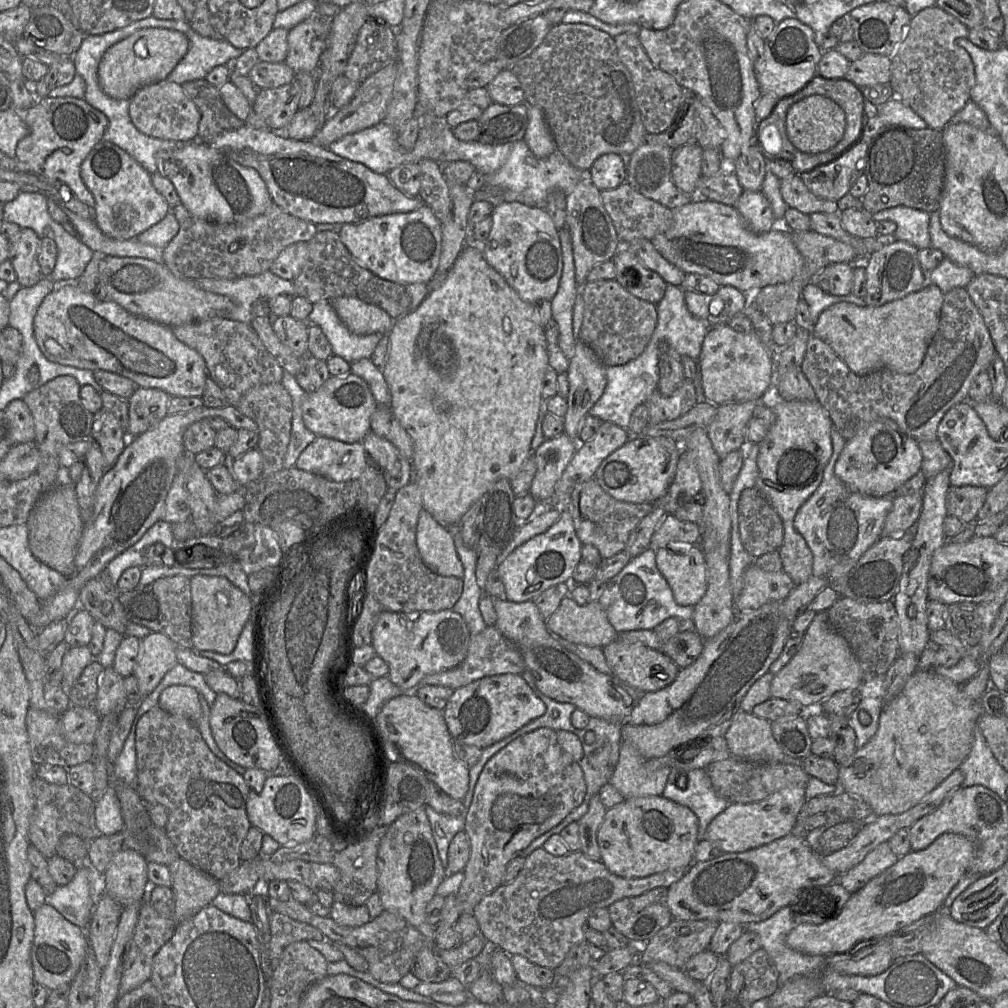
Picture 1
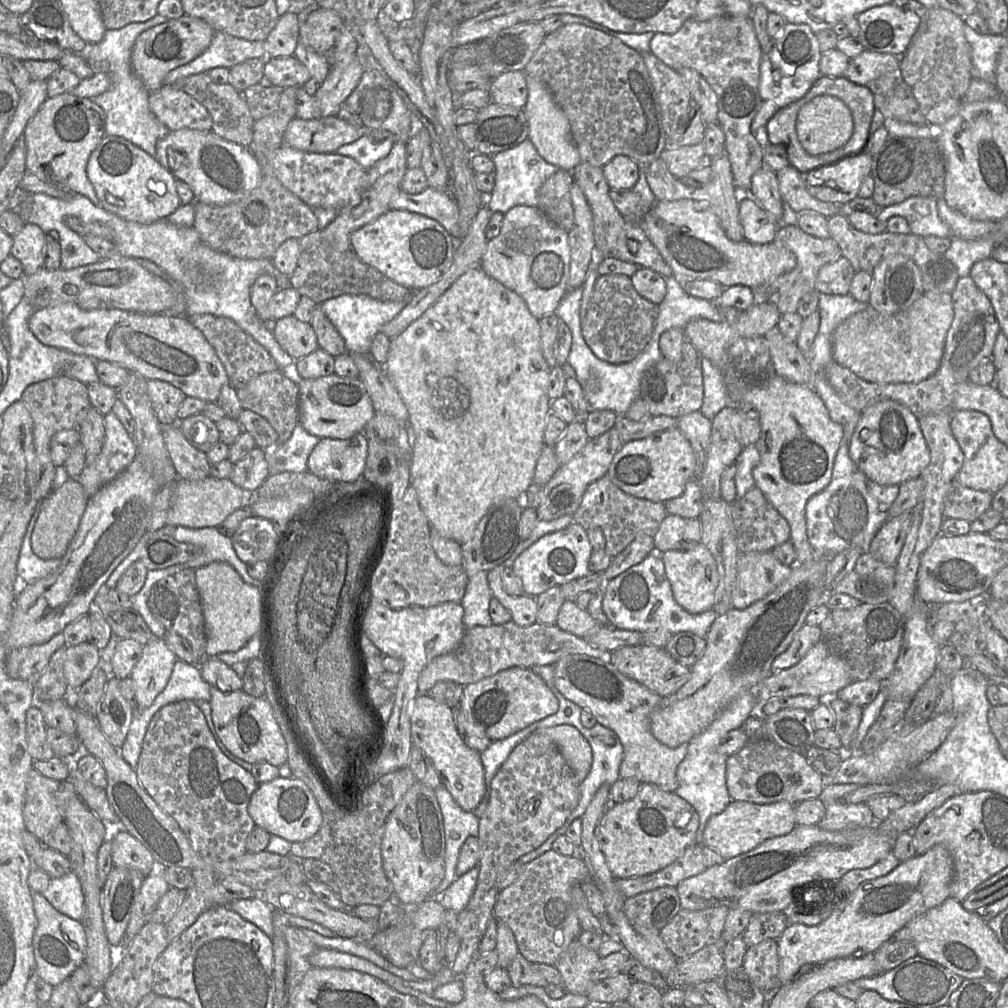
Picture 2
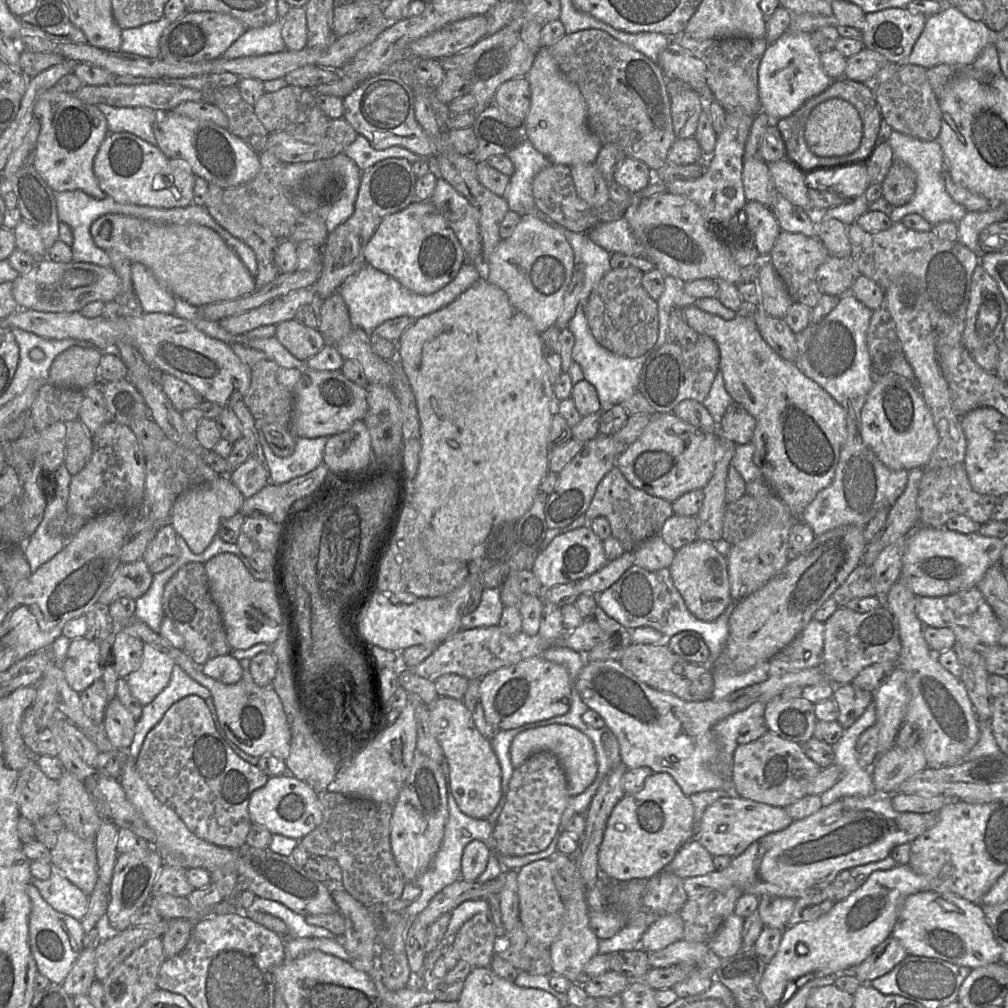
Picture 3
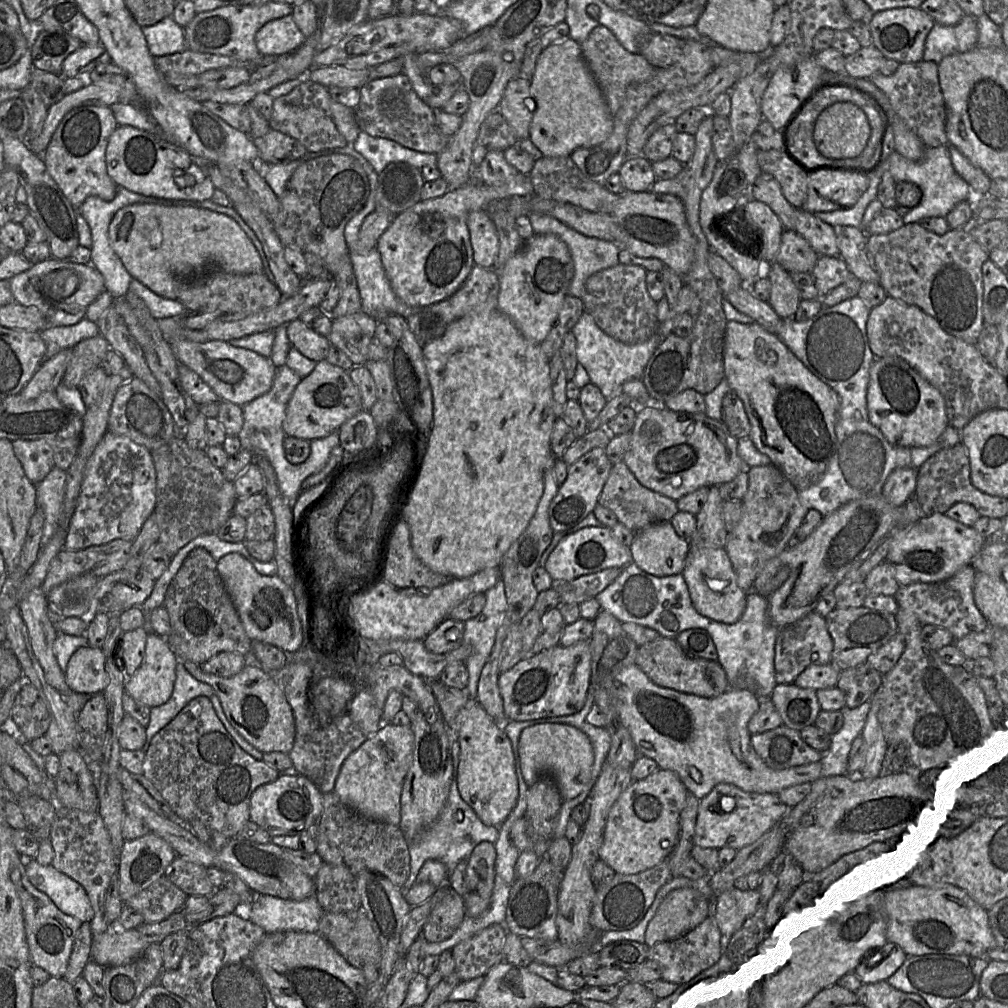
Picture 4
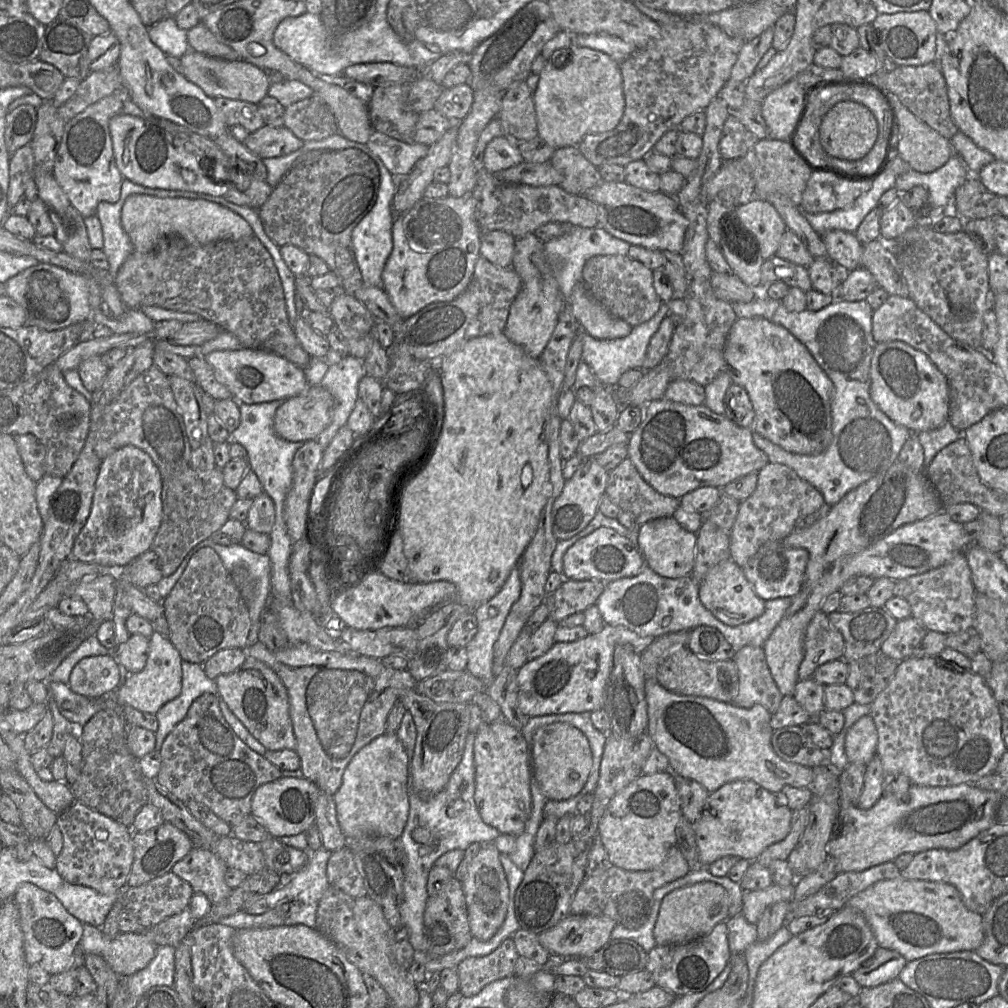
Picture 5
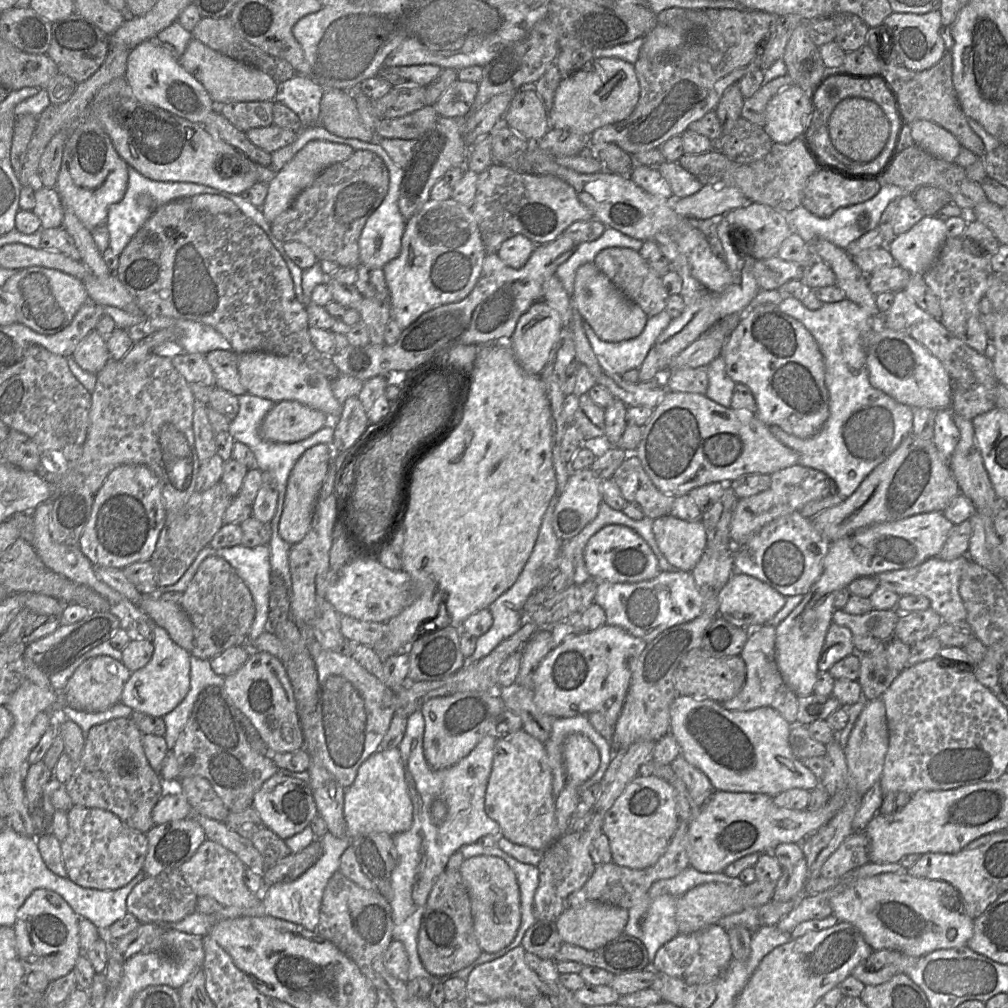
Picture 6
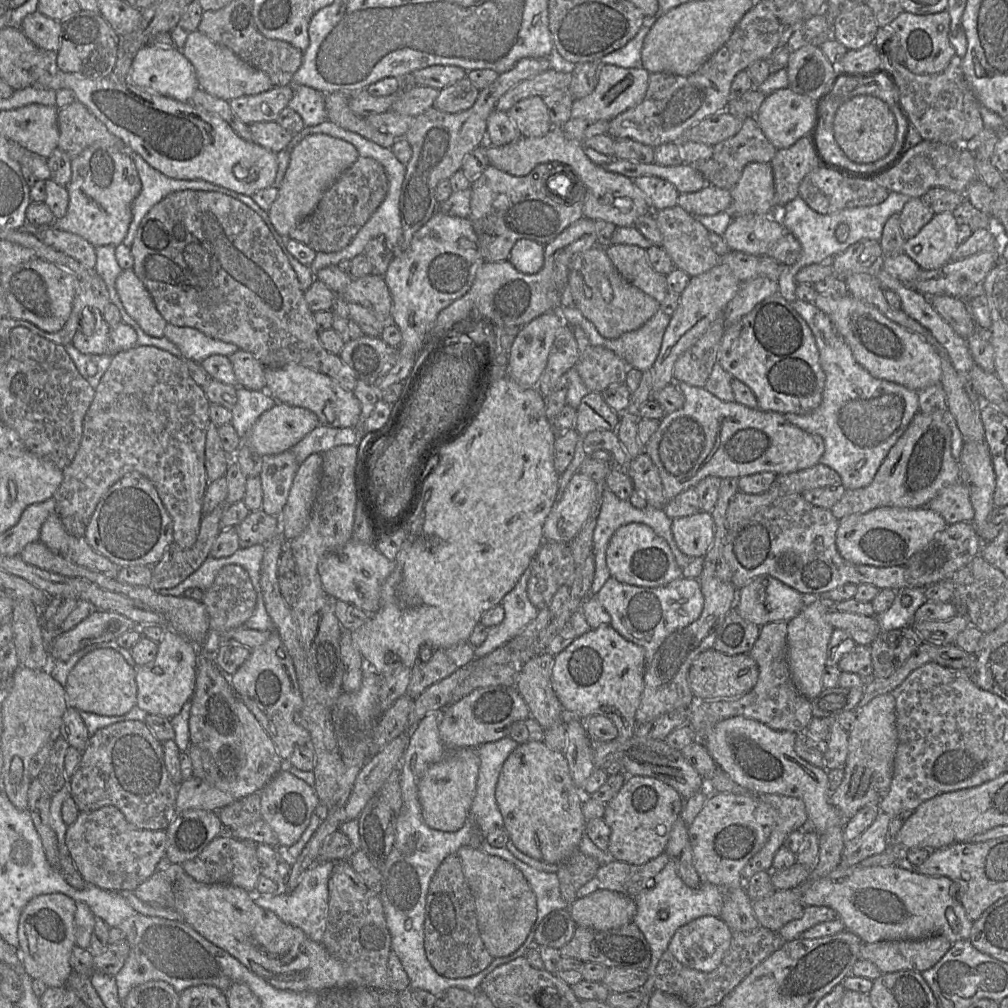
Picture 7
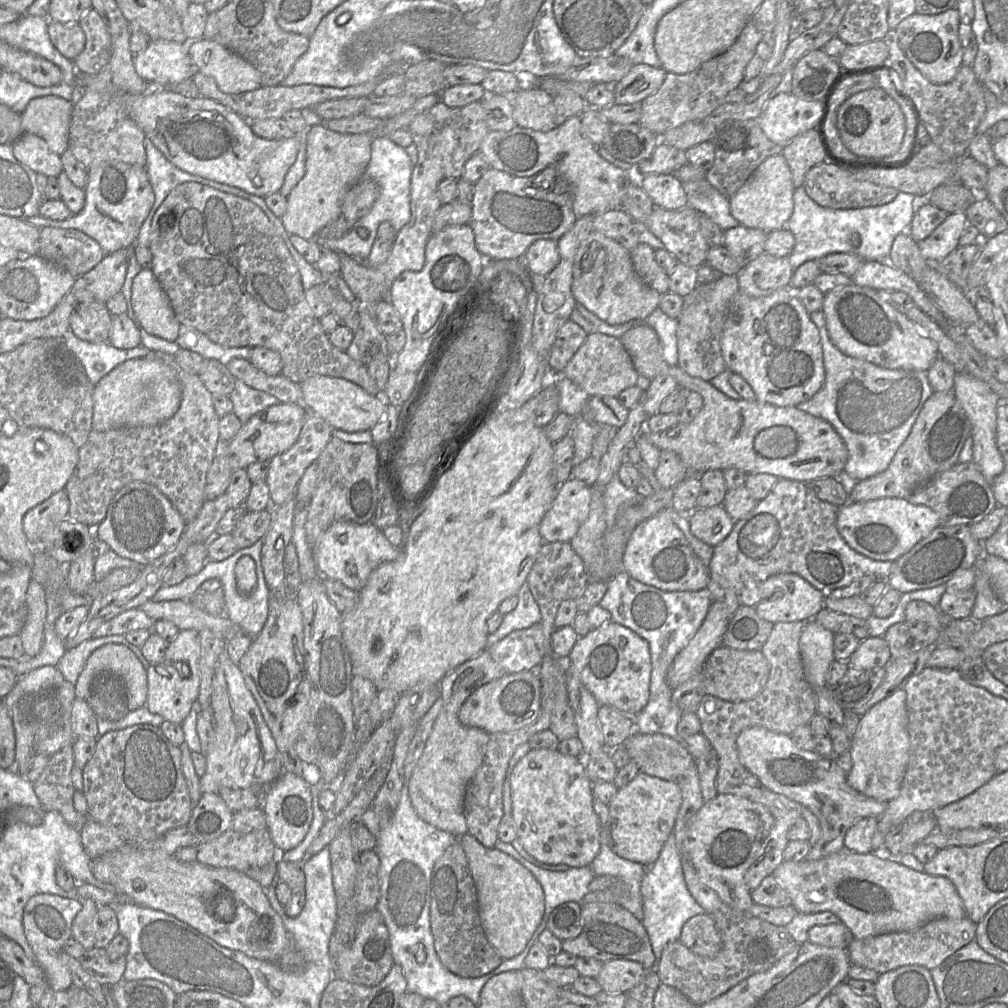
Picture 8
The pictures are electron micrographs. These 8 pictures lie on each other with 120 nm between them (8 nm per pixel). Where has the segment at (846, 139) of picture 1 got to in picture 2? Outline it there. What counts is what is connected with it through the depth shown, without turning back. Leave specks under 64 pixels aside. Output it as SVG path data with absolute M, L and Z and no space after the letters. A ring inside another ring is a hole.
M821 75L805 94L804 105L817 96L830 95L843 101L853 118L853 133L849 141L836 149L840 157L852 154L864 144L872 133L871 123L877 109L877 99L867 85L858 85L843 75L830 77Z

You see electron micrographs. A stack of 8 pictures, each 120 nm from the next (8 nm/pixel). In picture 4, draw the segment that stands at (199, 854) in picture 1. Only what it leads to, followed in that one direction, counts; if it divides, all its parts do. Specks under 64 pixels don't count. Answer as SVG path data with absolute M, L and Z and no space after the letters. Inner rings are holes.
M207 696L193 698L151 740L143 763L143 775L167 801L182 823L199 820L228 838L239 835L250 820L250 801L257 787L274 782L280 772L245 752L226 730Z

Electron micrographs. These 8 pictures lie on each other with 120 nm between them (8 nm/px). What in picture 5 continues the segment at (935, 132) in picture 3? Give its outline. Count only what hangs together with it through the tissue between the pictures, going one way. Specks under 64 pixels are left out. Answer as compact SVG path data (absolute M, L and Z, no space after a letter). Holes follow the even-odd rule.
M937 60L920 66L898 66L893 71L879 70L867 79L895 94L911 113L944 138L951 140L958 131L950 113L947 84Z

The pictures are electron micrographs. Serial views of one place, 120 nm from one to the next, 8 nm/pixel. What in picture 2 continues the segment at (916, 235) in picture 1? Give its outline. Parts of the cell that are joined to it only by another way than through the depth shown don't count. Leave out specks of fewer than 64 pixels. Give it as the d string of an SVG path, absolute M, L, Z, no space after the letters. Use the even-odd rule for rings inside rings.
M912 196L898 204L882 208L877 218L887 221L893 216L904 217L912 234L924 238L928 236L951 238L950 228L939 217L937 201L934 198Z

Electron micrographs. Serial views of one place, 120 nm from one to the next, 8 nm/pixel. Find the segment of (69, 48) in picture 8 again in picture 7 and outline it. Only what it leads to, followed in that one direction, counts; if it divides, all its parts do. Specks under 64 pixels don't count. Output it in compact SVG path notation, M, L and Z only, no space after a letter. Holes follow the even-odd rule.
M36 11L27 15L20 30L38 48L57 53L60 47L60 22Z

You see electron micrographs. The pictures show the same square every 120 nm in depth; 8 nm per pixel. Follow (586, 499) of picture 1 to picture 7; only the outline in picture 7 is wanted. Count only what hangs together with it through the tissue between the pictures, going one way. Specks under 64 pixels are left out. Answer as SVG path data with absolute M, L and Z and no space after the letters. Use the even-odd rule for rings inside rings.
M646 453L632 458L626 472L632 480L634 490L645 498L647 506L664 509L668 500L664 495L661 477Z

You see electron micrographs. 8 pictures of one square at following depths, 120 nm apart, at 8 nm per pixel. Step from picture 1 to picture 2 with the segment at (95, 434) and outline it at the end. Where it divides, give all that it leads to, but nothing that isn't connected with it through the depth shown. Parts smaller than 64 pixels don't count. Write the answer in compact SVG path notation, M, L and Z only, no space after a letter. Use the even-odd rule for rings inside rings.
M113 411L103 415L104 443L96 459L76 478L88 497L121 474L137 457L137 445Z

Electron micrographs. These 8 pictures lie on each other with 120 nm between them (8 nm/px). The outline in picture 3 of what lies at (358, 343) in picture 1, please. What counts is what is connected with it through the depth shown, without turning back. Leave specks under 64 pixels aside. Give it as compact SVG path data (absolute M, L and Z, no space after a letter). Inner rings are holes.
M466 262L458 275L439 291L429 294L415 294L405 289L396 279L372 266L365 264L357 273L345 280L339 288L350 316L353 328L371 333L383 322L401 316L417 320L427 316L455 301L468 288L484 278L484 268L480 263Z

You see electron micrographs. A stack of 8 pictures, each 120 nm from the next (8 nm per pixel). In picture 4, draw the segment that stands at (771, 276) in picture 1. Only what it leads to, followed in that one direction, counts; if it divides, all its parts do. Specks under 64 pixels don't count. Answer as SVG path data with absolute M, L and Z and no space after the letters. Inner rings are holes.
M625 190L610 215L615 222L615 242L622 248L641 258L657 258L683 277L687 274L694 260L695 239L679 198L668 193Z

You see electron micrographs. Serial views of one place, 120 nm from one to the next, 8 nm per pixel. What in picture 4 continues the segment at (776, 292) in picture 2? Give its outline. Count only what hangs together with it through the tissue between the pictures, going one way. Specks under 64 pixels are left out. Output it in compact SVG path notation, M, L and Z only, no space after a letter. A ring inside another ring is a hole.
M784 230L775 261L789 273L811 273L820 256L811 245L794 230Z

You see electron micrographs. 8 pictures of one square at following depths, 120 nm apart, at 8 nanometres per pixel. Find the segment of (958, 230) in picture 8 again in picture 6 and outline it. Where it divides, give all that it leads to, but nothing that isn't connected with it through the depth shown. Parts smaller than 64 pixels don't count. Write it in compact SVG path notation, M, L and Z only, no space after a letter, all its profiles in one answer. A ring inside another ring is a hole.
M925 215L918 223L885 246L897 265L911 275L923 275L936 261L947 239L945 219Z

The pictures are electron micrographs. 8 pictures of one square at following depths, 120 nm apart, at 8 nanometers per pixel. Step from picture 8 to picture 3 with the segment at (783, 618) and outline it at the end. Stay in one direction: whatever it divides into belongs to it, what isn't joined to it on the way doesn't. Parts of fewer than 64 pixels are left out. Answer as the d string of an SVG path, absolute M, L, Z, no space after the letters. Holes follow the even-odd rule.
M697 539L676 551L668 569L686 607L699 620L714 621L733 602L724 543L716 544Z

